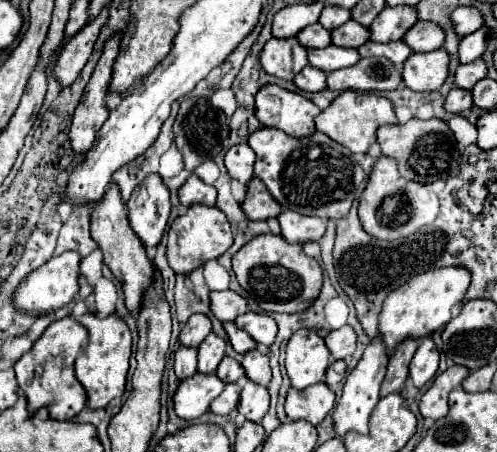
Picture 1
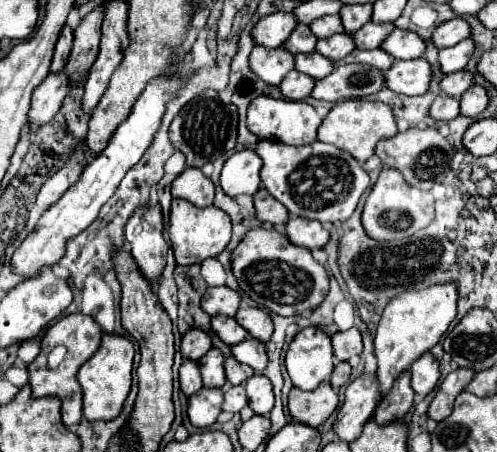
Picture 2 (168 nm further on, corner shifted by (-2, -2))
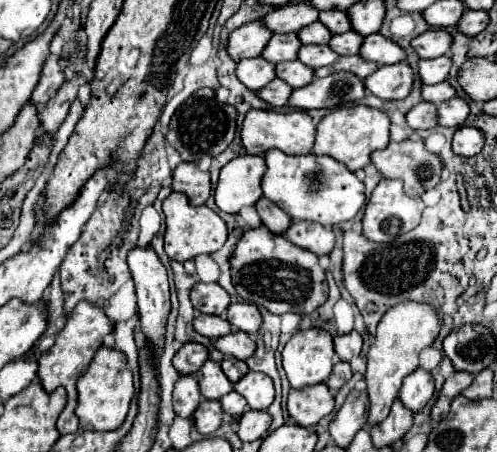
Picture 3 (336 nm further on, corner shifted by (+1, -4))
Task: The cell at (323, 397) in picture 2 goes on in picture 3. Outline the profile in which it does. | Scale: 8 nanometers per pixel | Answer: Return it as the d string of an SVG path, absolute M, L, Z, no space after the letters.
M325 384L307 386L303 390L291 388L289 392L289 400L287 400L289 416L303 428L315 426L321 418L333 412L333 408L335 408L335 400Z

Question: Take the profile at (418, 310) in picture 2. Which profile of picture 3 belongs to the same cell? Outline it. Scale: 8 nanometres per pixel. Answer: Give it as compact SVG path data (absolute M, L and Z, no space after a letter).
M405 302L389 308L389 312L381 318L375 334L375 342L367 352L367 394L369 394L369 418L367 426L375 426L389 416L391 404L399 394L403 378L419 368L419 352L433 344L439 334L439 318L433 306Z

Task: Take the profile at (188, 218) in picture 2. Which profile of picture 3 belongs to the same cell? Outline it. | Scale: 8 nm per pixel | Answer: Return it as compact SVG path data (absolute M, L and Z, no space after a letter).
M171 192L163 202L163 214L165 214L165 252L171 260L185 262L199 254L213 254L217 252L225 240L227 240L227 226L219 218L217 212L213 212L209 206L191 206L187 196L181 192Z

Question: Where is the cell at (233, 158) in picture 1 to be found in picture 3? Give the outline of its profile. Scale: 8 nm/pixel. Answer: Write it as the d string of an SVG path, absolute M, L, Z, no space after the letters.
M237 156L221 168L215 202L219 210L237 214L243 206L255 206L261 198L261 178L265 174L265 160L261 156Z

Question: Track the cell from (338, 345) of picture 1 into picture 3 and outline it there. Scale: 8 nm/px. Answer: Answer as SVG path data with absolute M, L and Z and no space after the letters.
M357 330L343 336L335 336L335 352L343 362L349 362L353 356L359 356L361 348L363 348L363 338Z

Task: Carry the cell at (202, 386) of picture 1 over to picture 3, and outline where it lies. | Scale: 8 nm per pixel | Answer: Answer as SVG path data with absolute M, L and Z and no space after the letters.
M203 400L195 412L195 428L199 430L199 434L203 436L213 434L221 426L221 422L223 422L221 404L215 400Z

